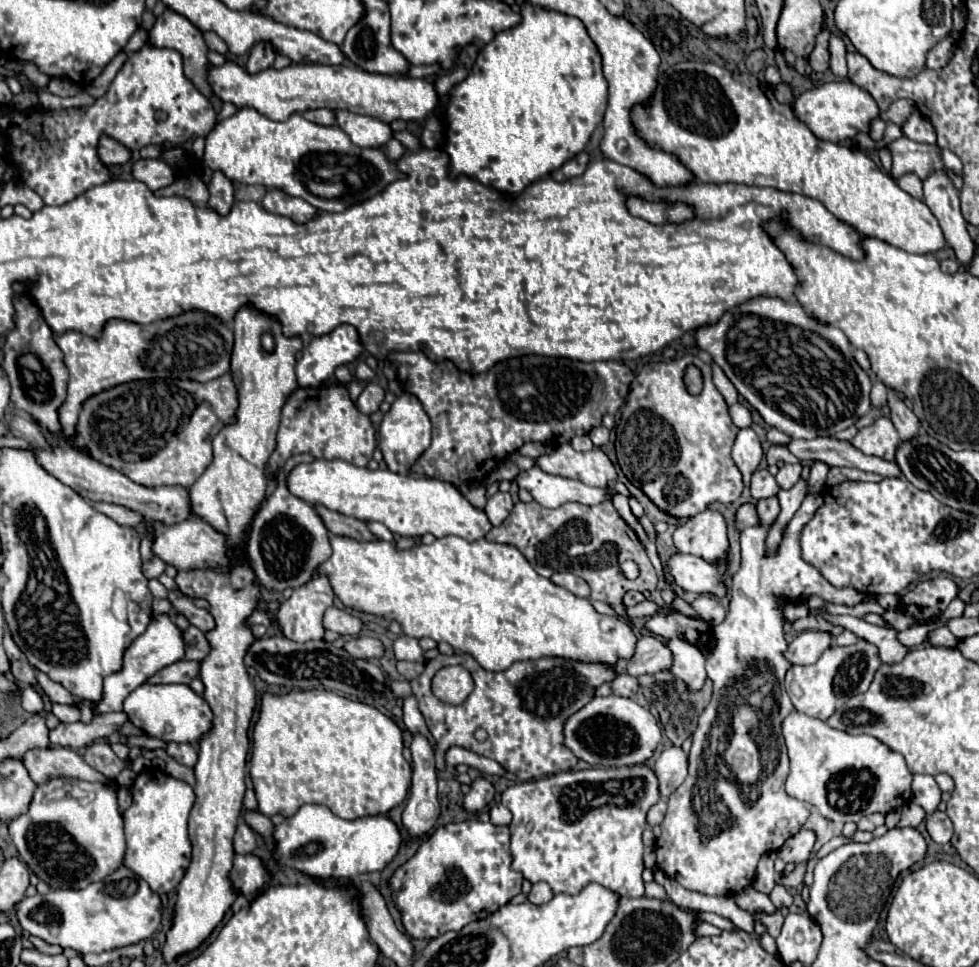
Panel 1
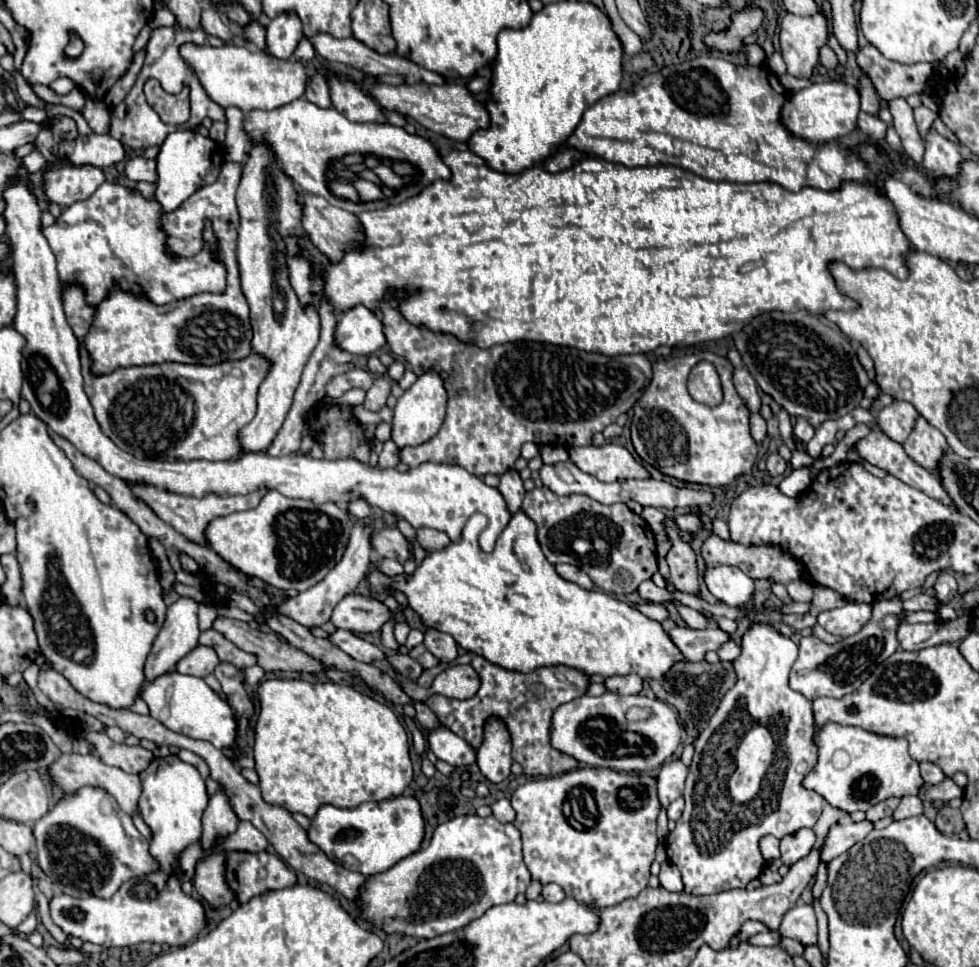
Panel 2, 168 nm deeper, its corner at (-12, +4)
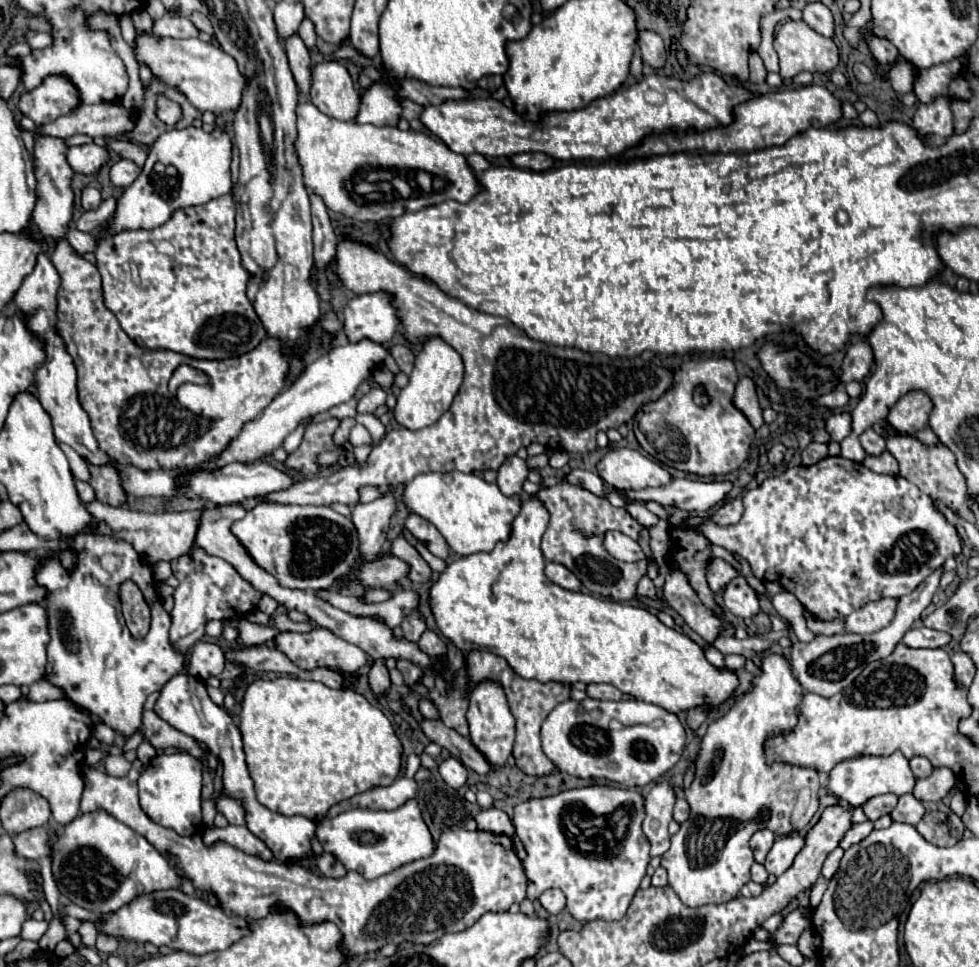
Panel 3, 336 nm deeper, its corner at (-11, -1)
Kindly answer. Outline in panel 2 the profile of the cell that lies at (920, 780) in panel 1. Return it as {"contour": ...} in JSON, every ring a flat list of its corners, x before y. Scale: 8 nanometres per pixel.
{"contour":[[922,762,920,764,920,774,922,774,924,782,928,782,928,784,938,784,940,780,944,780,944,772,932,762]]}

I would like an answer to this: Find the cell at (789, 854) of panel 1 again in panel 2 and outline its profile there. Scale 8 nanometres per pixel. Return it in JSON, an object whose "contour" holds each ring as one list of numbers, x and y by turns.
{"contour":[[802,828,796,830,794,834,788,834,786,838,780,840,780,860,784,866,790,866,794,862,798,862,800,858,804,858,812,846,816,844,816,836,812,830]]}

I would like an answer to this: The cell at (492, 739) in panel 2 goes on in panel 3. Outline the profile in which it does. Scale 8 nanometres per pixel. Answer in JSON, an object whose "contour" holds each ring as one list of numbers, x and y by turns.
{"contour":[[485,681,473,689,469,711,467,711,467,721,469,721,469,729,471,729,469,739,479,749,479,753,483,753,483,757,489,761,489,765,491,767,507,765,507,759,513,751,513,741,515,741,515,719,509,711,507,697,499,683]]}

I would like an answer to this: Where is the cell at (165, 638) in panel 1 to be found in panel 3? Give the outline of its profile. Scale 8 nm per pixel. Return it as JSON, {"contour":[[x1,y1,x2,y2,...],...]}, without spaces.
{"contour":[[191,547,187,555,181,559,173,559,171,563,173,575,179,579,179,587,175,589,175,607,171,611,171,629,169,639,177,653,187,655,187,651,205,635,205,625,211,619,241,619,251,609,257,607,263,593,257,591,249,581,245,581,229,563,223,559,205,555,199,547]]}

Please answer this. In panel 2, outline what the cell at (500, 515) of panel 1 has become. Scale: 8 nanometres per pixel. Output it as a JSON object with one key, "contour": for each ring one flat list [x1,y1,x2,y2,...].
{"contour":[[510,468,506,470,502,476,500,476,500,486,498,490,502,492,506,504,508,504,508,510,514,514,520,510,520,504,522,504,522,498,524,498,524,486,522,486,522,478,520,478,520,472]]}

